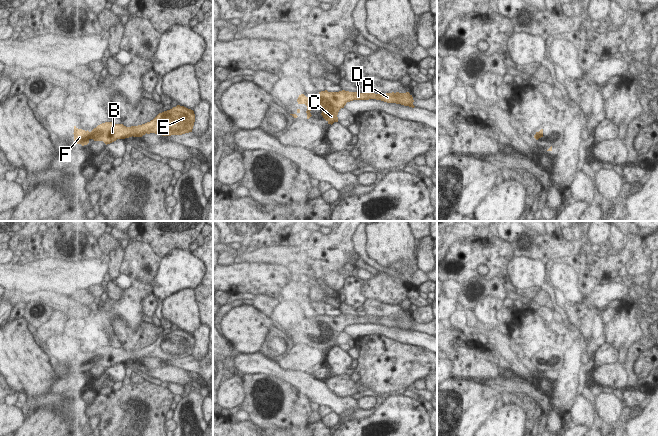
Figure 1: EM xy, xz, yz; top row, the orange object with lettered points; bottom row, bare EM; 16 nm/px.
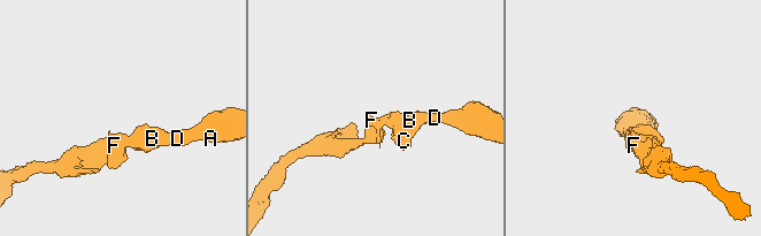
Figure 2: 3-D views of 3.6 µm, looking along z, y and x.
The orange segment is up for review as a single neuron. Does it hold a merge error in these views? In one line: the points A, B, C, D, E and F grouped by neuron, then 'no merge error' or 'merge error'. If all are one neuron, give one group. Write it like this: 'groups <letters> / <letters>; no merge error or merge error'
groups A B C D E F; no merge error

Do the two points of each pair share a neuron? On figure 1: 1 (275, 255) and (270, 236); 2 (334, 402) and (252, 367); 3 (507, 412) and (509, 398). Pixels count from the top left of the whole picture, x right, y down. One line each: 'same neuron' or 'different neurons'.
1: different neurons
2: same neuron
3: different neurons

